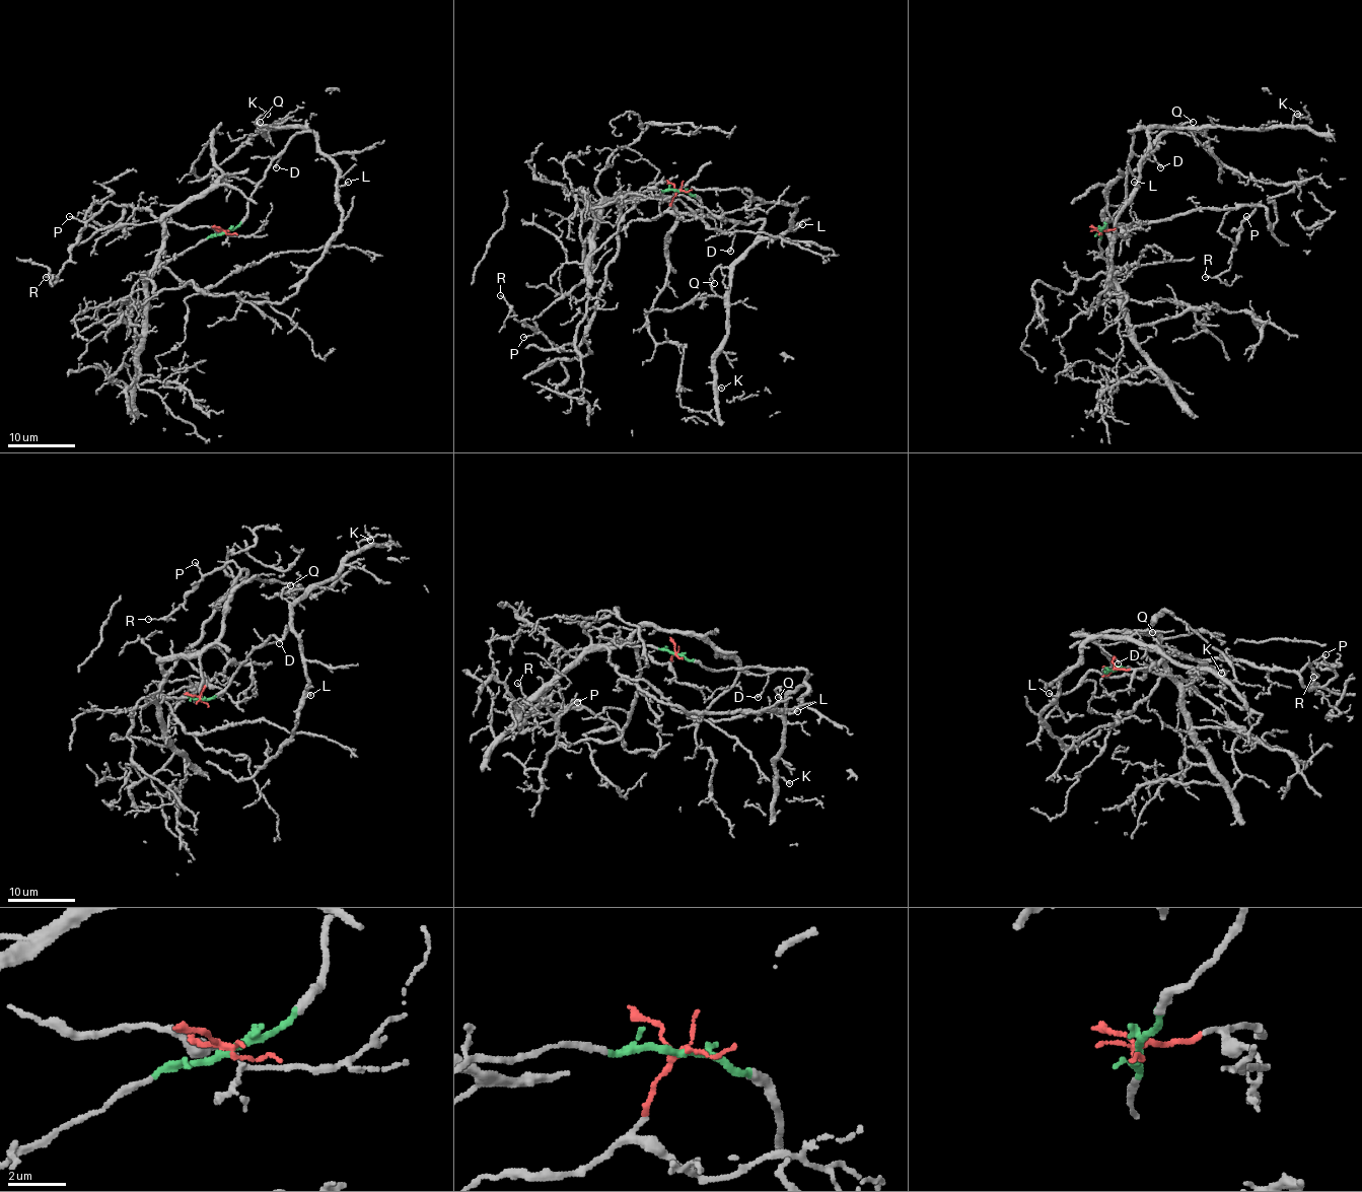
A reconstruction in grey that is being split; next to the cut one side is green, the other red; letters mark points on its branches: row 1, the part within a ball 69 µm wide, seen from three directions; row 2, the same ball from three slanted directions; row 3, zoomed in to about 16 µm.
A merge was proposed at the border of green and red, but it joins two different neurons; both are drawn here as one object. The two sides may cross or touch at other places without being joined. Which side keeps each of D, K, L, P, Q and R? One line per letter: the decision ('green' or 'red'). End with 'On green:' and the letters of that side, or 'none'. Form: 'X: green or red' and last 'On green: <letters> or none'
D: green
K: green
L: green
P: red
Q: green
R: red
On green: D, K, L, Q

